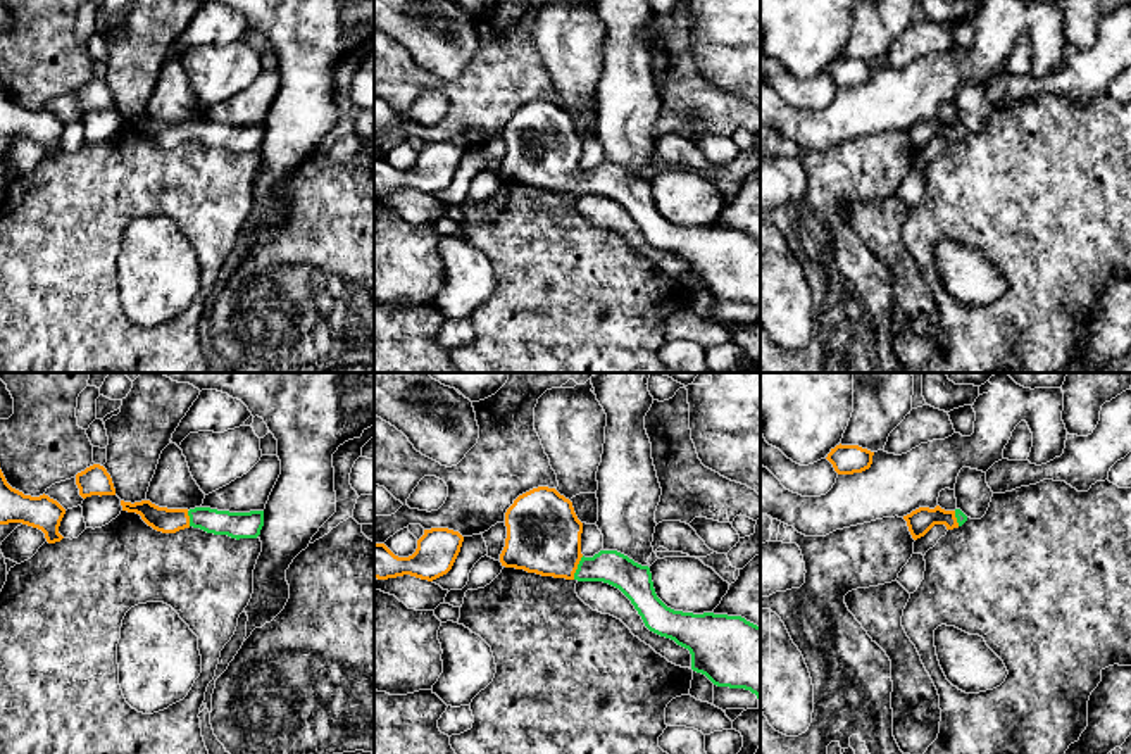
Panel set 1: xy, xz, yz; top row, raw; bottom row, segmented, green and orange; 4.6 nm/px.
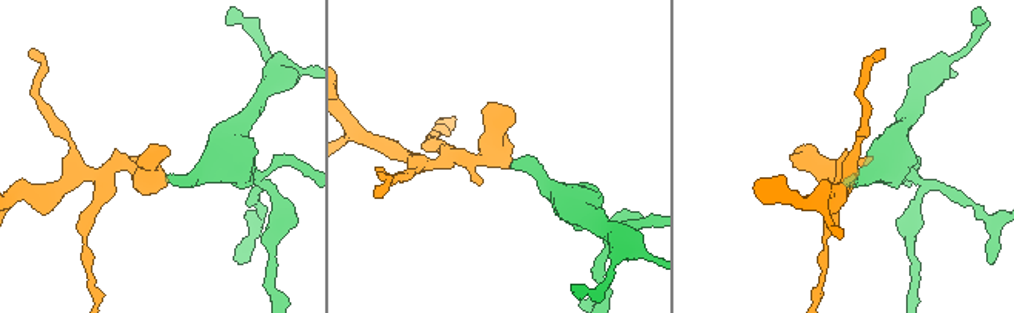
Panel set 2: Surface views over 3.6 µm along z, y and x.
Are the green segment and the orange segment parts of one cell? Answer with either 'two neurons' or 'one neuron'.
one neuron

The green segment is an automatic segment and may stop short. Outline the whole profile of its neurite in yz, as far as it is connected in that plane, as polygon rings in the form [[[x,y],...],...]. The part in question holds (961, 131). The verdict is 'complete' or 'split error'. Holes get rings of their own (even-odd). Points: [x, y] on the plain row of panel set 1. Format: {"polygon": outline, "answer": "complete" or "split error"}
{"polygon": [[[940,119],[934,123],[919,121],[910,128],[903,129],[907,135],[909,145],[914,154],[924,150],[934,138],[945,138],[947,143],[962,140],[967,135],[967,129],[960,124],[945,124]]], "answer": "split error"}

